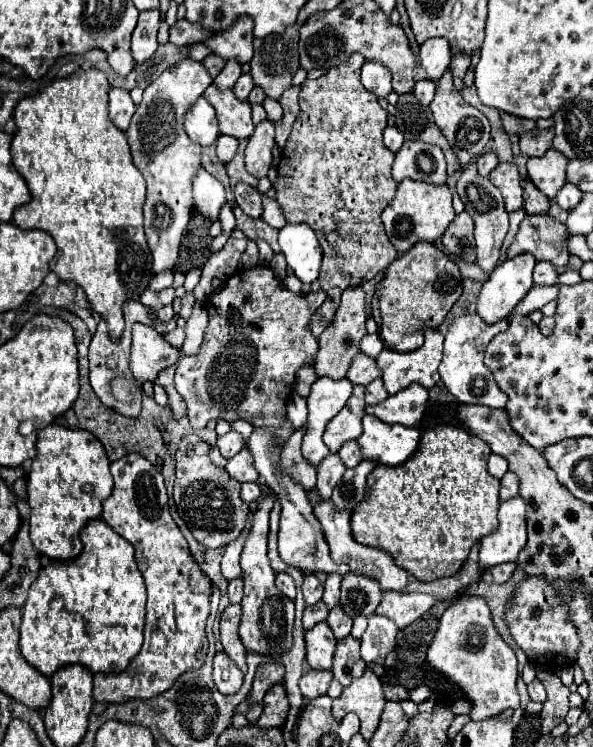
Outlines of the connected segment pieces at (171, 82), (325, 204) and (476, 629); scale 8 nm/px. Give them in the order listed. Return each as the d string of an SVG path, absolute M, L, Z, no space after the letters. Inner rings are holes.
M186 58L172 70L164 70L146 90L142 104L136 108L126 132L134 166L142 172L148 184L144 204L144 230L154 258L154 274L174 268L180 252L180 240L186 232L192 214L192 178L200 166L200 144L194 144L184 132L184 114L198 96L212 84L206 68Z
M352 54L344 64L330 68L322 78L306 80L302 84L300 116L294 122L290 140L282 152L284 156L278 164L278 174L282 176L278 176L274 184L276 202L284 210L286 220L306 222L318 236L324 252L318 278L322 290L330 290L334 286L342 290L362 286L380 270L386 270L398 256L380 220L380 214L396 194L396 182L390 174L394 154L390 154L382 144L382 132L386 128L388 112L378 104L378 98L360 84L362 62L362 54Z
M456 598L440 618L440 628L428 648L430 666L456 684L470 702L470 718L484 720L502 710L512 708L516 720L522 718L522 708L516 692L516 656L510 646L496 634L490 608L480 598Z

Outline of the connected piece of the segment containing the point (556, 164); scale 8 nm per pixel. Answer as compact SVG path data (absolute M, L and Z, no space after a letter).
M550 148L540 158L528 158L526 170L532 184L552 200L556 192L566 184L566 166L568 158L562 152Z

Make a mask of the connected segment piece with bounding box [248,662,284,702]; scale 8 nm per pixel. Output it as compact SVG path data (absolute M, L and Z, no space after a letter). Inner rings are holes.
M268 662L268 664L260 664L258 670L256 670L256 676L254 676L254 684L252 684L252 690L250 690L250 696L252 700L262 700L266 690L272 686L272 684L278 684L282 682L284 678L284 666L282 664L276 664L276 662Z

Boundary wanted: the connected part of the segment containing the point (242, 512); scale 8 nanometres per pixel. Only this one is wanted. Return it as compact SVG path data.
M182 438L176 452L174 502L180 518L194 538L206 548L224 548L240 536L248 516L248 504L240 498L240 482L232 480L222 466L210 460L210 444L200 438Z

